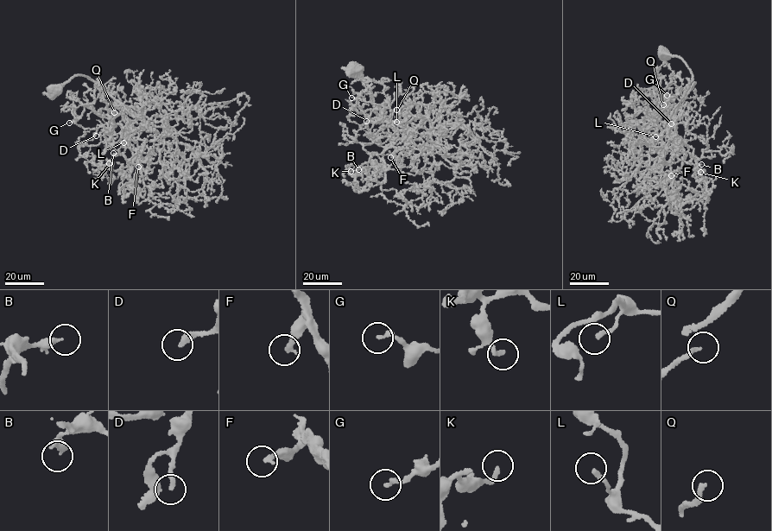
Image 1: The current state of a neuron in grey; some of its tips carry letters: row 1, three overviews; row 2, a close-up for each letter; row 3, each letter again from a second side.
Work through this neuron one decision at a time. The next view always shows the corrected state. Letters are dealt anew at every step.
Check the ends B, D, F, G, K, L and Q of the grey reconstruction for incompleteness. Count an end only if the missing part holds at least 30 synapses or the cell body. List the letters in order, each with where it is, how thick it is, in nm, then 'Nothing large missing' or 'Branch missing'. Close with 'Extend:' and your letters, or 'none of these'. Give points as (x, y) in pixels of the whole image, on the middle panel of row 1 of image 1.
B: Place: (358, 169). Thickness 320 nm. Nothing large missing
D: Place: (366, 121). Thickness 240 nm. Branch missing
F: Place: (390, 157). Thickness 240 nm. Branch missing
G: Place: (351, 97). Thickness 200 nm. Nothing large missing
K: Place: (351, 171). Thickness 200 nm. Nothing large missing
L: Place: (396, 122). Thickness 200 nm. Nothing large missing
Q: Place: (396, 110). Thickness 200 nm. Branch missing
Extend: D, F, Q

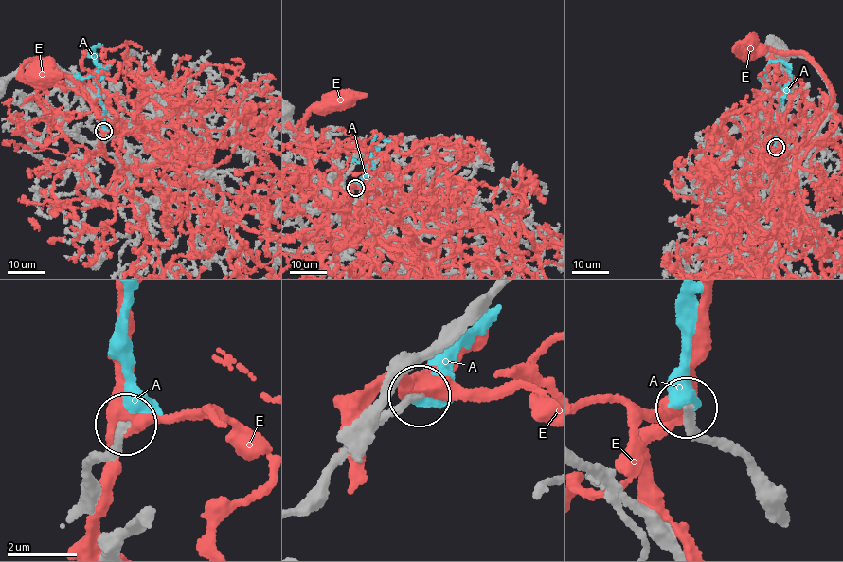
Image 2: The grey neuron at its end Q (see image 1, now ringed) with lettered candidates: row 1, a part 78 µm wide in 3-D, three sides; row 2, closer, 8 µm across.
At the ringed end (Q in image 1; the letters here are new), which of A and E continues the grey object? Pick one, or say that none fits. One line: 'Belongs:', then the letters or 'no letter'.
Belongs: A

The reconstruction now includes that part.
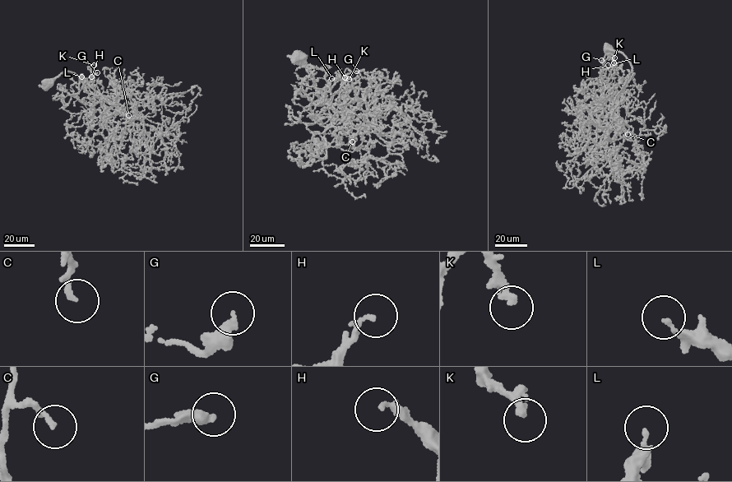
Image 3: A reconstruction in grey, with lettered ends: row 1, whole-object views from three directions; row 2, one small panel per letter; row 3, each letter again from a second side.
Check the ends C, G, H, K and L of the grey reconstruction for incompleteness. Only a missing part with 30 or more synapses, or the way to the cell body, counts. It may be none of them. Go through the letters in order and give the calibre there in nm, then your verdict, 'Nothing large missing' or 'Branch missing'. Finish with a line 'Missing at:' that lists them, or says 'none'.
C: Thickness 170 nm. Branch missing
G: Thickness 300 nm. Nothing large missing
H: Thickness 170 nm. Nothing large missing
K: Thickness 190 nm. Nothing large missing
L: Thickness 200 nm. Nothing large missing
Missing at: C

